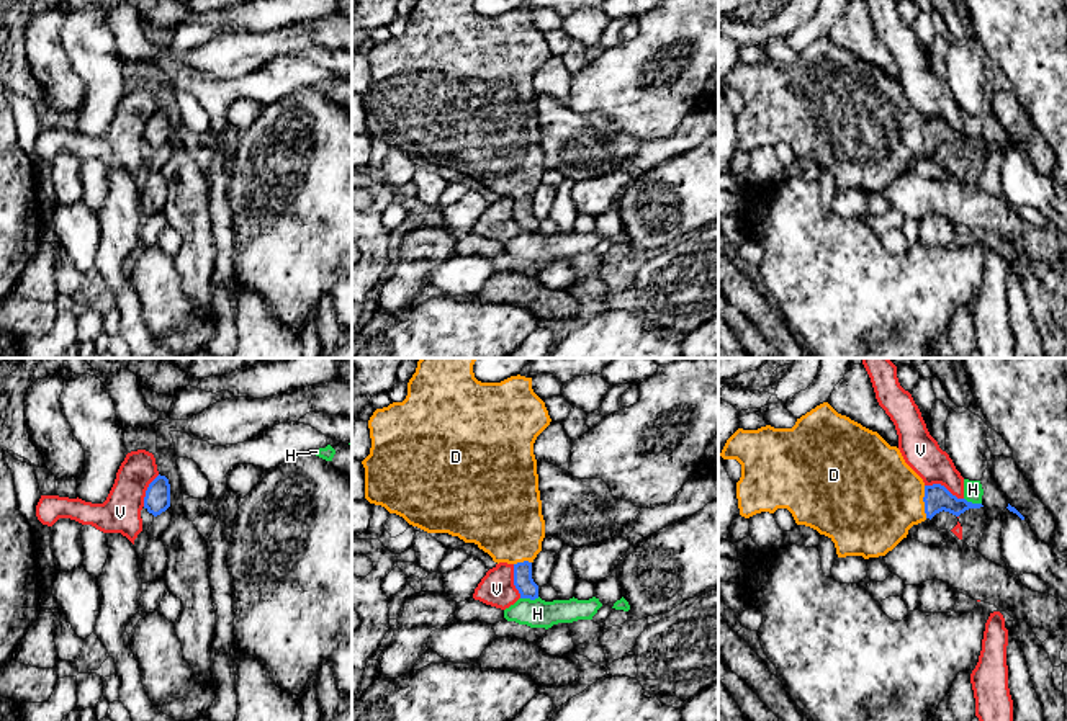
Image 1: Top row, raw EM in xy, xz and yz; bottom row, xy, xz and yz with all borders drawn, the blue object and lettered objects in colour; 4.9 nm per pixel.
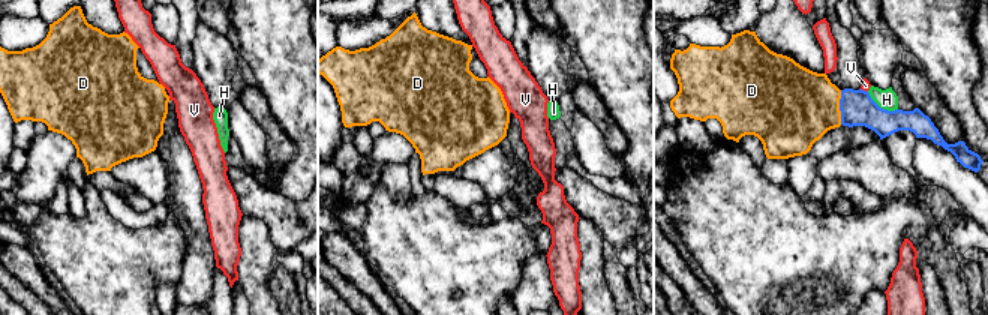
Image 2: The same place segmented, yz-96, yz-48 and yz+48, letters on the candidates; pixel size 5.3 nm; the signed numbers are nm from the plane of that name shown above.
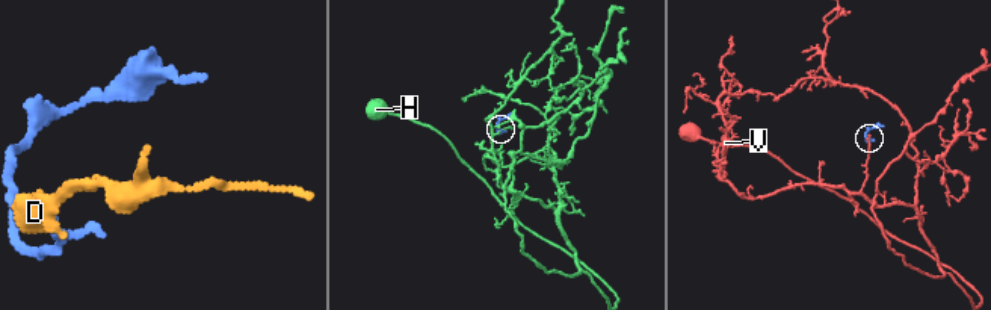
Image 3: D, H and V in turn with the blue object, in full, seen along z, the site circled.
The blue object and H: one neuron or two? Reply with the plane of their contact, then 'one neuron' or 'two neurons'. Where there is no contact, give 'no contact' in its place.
xz | two neurons

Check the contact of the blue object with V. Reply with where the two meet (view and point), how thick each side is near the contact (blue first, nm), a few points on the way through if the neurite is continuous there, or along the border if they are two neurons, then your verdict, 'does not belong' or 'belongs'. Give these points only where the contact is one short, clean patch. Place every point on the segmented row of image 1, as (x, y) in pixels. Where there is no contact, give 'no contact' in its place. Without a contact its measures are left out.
contact yz (943, 486); calibres 130 and 180 nm; border yz (925, 484), (943, 484), (963, 499); does not belong

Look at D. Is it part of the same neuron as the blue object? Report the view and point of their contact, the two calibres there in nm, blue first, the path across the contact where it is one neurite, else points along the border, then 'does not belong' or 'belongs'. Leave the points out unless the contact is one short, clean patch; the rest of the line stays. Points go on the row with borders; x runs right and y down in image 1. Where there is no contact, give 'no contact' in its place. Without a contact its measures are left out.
meets blue in yz at (923, 501); 130 nm thick on the blue side, 480 nm on the other; runs through yz (936, 497), (923, 501), (873, 497); belongs

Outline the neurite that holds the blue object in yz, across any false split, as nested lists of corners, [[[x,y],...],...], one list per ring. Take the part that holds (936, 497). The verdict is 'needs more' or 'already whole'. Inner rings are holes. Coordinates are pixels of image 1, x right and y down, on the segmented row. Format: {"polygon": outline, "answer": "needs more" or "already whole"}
{"polygon": [[[828,402],[797,419],[792,428],[738,428],[727,440],[720,456],[741,464],[741,477],[736,482],[741,517],[787,508],[797,525],[828,536],[838,558],[885,556],[907,538],[913,525],[931,520],[943,510],[959,517],[969,508],[984,507],[957,499],[941,484],[926,486],[897,446],[838,414]]], "answer": "needs more"}

